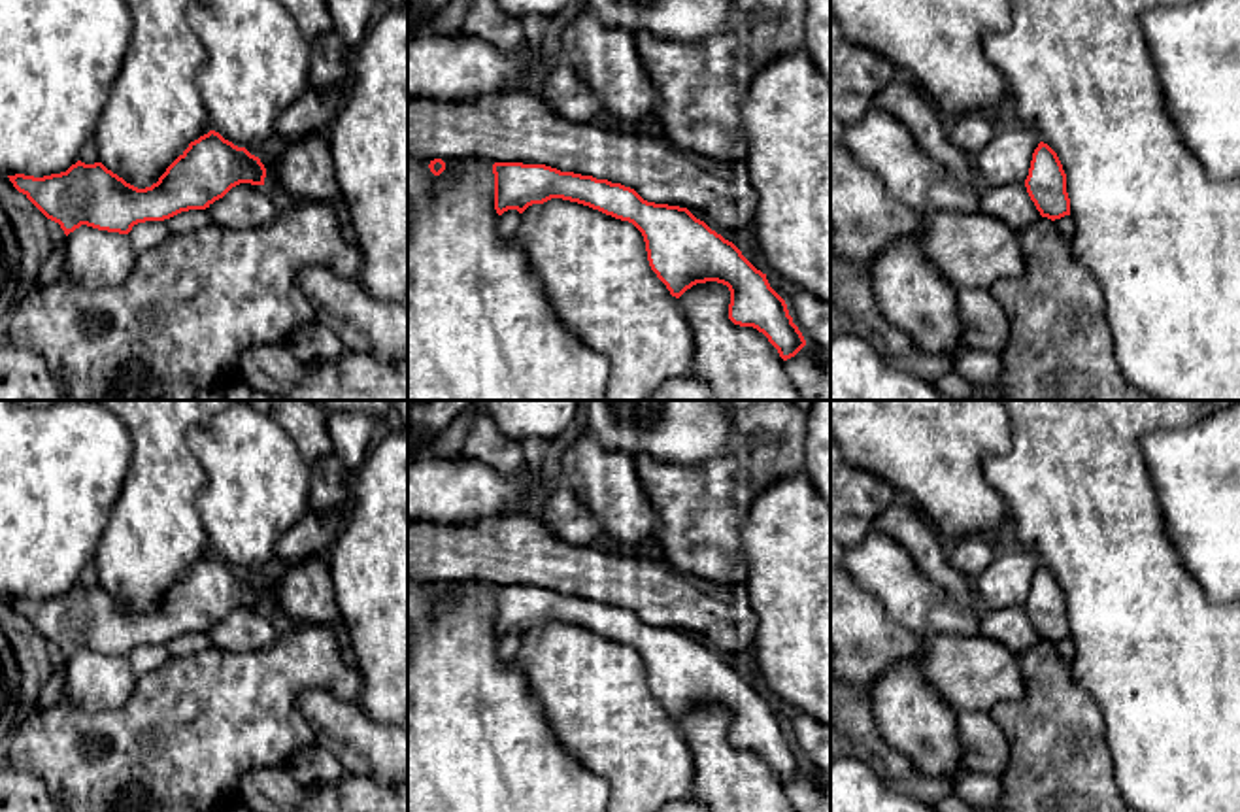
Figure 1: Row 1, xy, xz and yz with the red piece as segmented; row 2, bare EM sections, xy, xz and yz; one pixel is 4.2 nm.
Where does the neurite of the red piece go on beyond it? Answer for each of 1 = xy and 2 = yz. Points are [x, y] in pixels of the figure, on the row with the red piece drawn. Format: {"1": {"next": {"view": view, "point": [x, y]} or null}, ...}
{"1": {"next": null}, "2": {"next": null}}

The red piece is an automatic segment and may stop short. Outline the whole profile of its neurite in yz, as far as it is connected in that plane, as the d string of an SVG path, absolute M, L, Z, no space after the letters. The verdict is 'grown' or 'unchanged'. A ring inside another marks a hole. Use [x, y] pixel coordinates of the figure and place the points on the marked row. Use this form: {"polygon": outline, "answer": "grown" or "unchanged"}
{"polygon": "M1044 142L1032 153L1025 187L1042 217L1055 221L1070 215L1066 174L1057 153Z", "answer": "unchanged"}

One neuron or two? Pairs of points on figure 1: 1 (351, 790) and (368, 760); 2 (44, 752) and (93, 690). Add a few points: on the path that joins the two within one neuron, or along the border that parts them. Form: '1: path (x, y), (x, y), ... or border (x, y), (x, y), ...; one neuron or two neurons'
1: border (348, 773), (387, 786); two neurons
2: border (63, 695), (87, 710), (114, 710), (123, 705); two neurons

